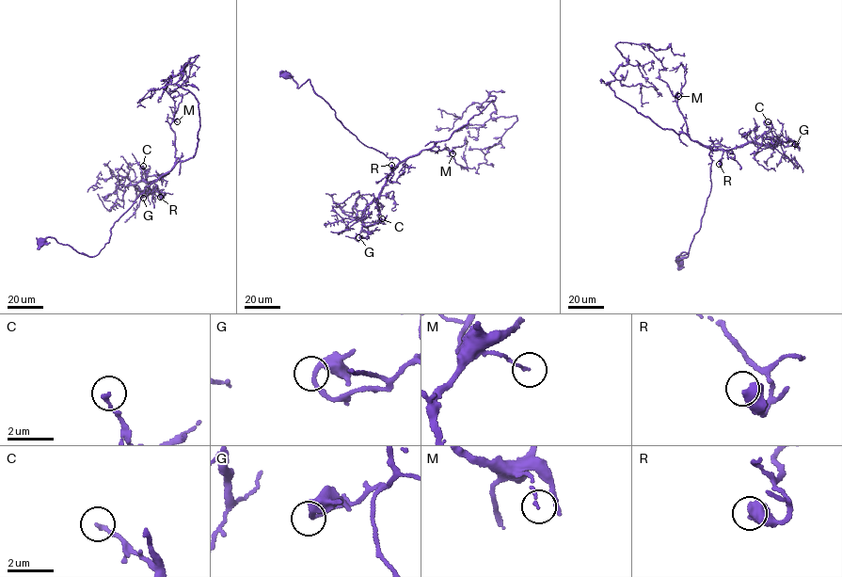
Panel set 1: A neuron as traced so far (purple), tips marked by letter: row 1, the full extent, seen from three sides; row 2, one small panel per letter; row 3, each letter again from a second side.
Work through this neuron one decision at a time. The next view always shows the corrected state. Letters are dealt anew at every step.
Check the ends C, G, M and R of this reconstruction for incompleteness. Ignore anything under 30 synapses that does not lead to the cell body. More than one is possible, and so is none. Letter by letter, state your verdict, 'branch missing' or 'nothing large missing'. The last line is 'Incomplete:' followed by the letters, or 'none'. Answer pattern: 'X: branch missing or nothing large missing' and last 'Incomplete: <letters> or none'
C: nothing large missing
G: nothing large missing
M: nothing large missing
R: nothing large missing
Incomplete: none

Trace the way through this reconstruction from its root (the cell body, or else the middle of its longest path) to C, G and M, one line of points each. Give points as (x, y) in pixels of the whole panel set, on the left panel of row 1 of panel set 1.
C: (42, 242), (53, 237), (79, 253), (99, 253), (115, 221), (156, 181), (142, 181), (143, 166)
G: (42, 242), (53, 237), (94, 256), (109, 241), (115, 221), (156, 180), (135, 184), (148, 191), (143, 198)
M: (42, 242), (53, 237), (79, 253), (99, 253), (115, 221), (171, 171), (170, 124), (177, 121)

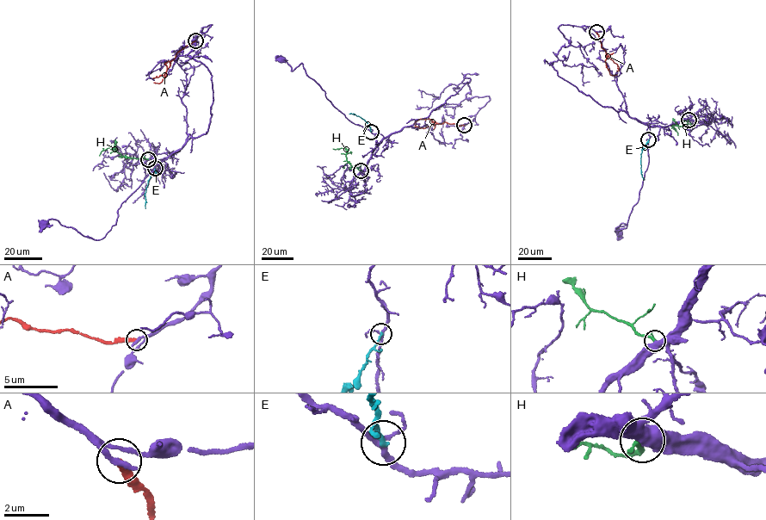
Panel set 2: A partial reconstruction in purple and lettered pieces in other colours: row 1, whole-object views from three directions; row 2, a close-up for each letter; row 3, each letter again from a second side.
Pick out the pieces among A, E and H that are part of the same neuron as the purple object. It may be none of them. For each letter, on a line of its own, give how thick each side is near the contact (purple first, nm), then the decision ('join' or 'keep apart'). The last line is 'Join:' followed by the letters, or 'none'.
A: 280 nm thick on the purple side, 280 nm on the other; keep apart
E: 200 nm thick on the purple side, 200 nm on the other; keep apart
H: 550 nm thick on the purple side, 240 nm on the other; keep apart
Join: none

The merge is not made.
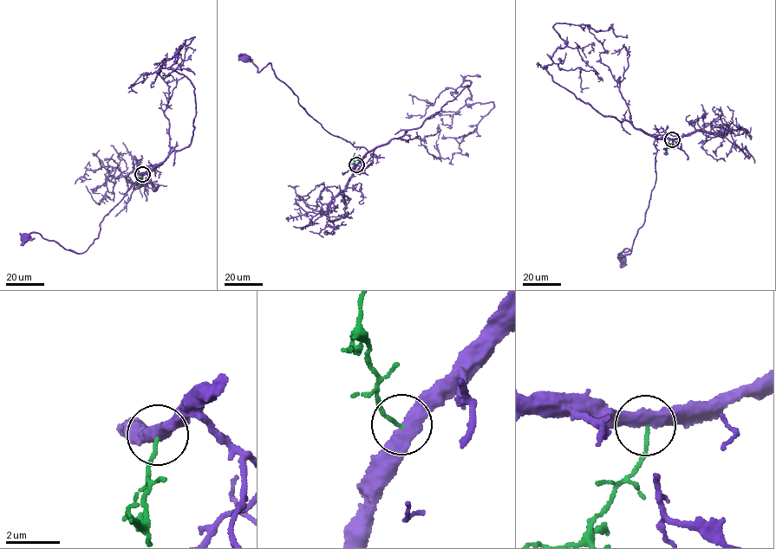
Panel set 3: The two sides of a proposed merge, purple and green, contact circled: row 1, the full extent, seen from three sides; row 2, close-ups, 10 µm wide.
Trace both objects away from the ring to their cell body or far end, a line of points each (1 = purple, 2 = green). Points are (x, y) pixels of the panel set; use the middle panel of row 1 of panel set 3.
1: (356, 164), (367, 150), (322, 127), (276, 77), (270, 62), (257, 72), (254, 63), (246, 60)
2: (356, 164), (354, 153)

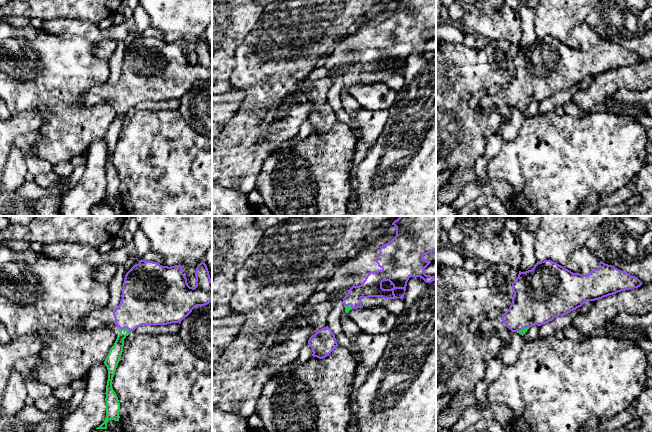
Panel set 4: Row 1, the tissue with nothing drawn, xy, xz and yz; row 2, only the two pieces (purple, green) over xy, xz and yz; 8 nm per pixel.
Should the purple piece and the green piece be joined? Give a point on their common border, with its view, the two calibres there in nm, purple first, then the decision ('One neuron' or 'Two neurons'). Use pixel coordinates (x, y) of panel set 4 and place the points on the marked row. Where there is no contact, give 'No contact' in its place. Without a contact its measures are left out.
Touches purple at xy (126, 327). Thickness 360 nm (purple) against 110 nm. One neuron

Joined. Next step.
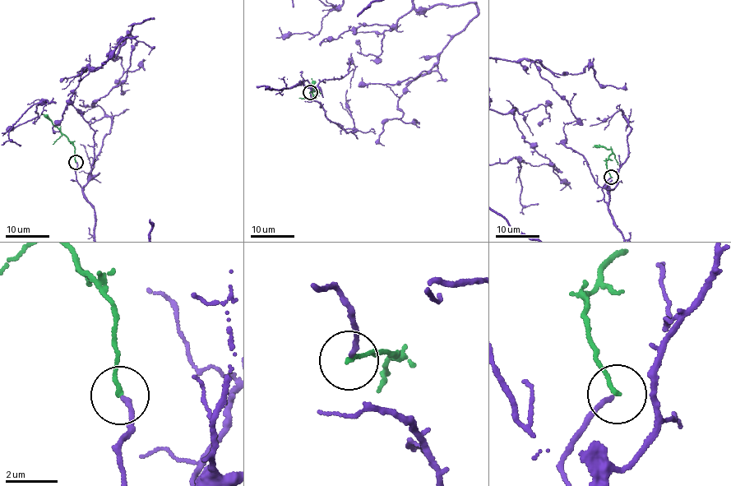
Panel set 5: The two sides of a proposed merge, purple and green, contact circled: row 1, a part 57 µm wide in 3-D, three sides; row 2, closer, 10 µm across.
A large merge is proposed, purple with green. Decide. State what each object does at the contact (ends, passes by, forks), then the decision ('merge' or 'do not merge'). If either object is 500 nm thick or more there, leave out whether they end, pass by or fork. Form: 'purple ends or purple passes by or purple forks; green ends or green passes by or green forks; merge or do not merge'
purple ends; green ends; merge

